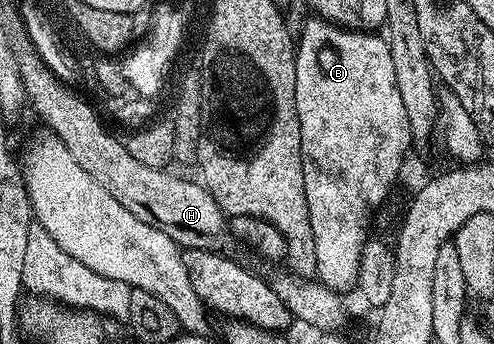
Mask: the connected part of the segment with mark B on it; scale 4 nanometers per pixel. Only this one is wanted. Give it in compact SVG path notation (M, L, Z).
M311 17L311 20L303 27L303 32L298 32L297 46L295 48L295 104L297 105L297 117L299 118L299 124L301 125L301 153L303 154L303 176L305 177L305 197L309 201L309 215L311 217L311 224L313 225L313 237L317 241L317 269L315 275L318 282L323 283L331 291L338 291L340 293L346 293L350 287L354 288L359 281L359 262L363 256L363 249L368 242L369 236L367 236L367 230L371 227L371 214L382 205L387 199L387 194L391 191L391 186L396 186L399 170L401 165L408 162L409 155L407 150L413 147L413 140L411 138L411 130L409 129L409 113L405 113L405 101L401 101L401 89L397 89L397 73L393 73L393 53L389 49L386 38L382 34L372 33L369 31L353 31L350 27L341 27L337 23L329 23L326 19L320 19L318 17Z

